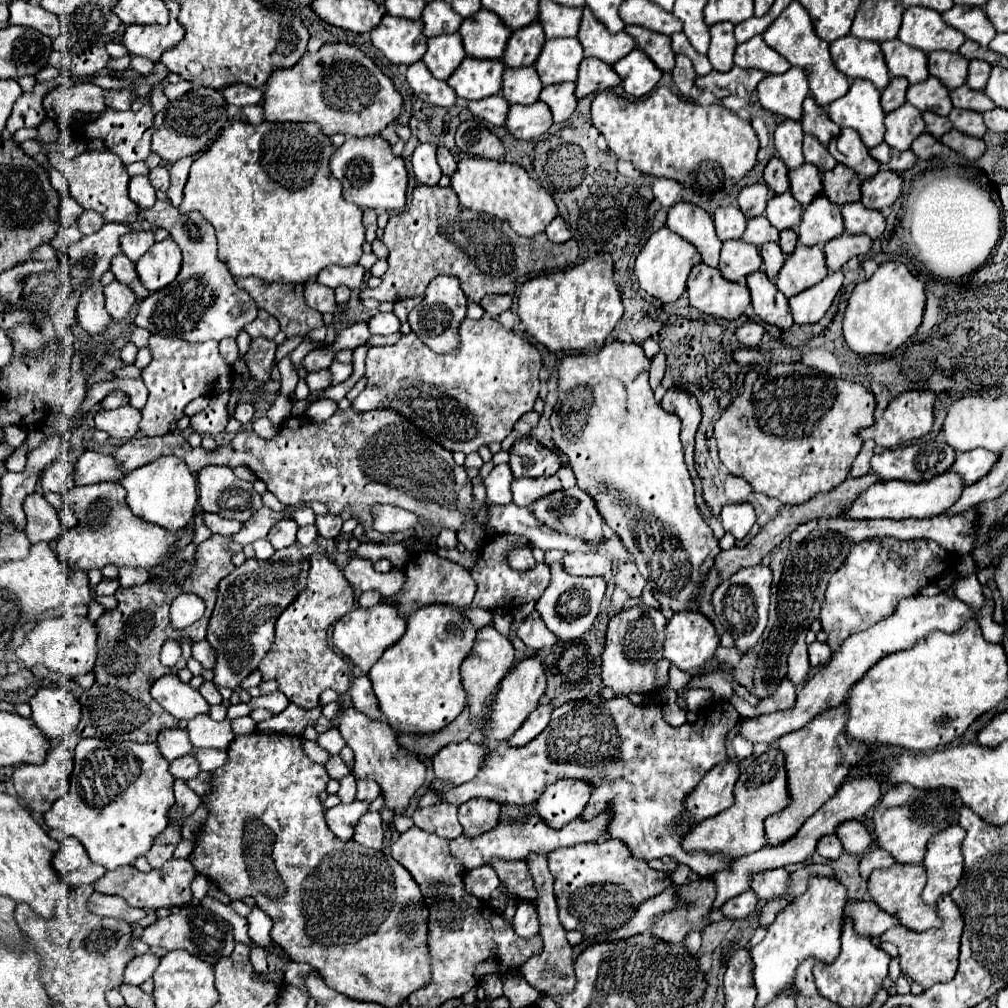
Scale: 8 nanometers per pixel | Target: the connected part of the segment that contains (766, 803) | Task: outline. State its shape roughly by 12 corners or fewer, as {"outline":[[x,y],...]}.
{"outline":[[784,754],[740,772],[728,810],[698,822],[686,852],[740,858],[768,844],[764,820],[790,804]]}

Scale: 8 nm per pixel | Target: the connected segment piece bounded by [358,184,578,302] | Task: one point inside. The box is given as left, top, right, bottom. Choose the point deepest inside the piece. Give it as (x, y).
(435, 235)

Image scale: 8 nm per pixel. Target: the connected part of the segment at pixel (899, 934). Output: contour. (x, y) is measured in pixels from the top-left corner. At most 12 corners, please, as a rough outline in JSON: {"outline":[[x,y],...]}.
{"outline":[[950,894],[938,898],[940,928],[898,924],[880,936],[900,968],[928,990],[958,970],[964,922]]}

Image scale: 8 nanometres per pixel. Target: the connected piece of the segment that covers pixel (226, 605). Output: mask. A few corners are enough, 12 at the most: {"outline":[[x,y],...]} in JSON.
{"outline":[[300,546],[220,582],[208,638],[216,686],[236,688],[306,588]]}

